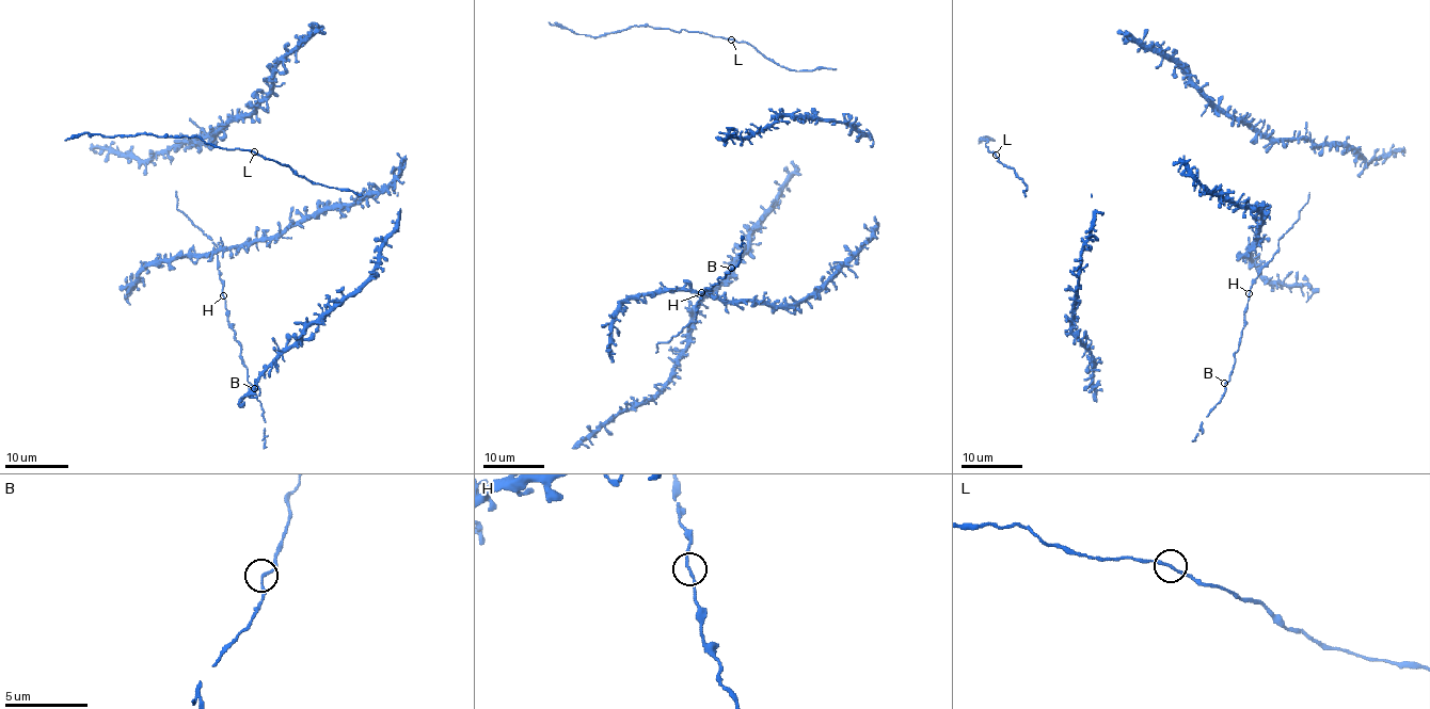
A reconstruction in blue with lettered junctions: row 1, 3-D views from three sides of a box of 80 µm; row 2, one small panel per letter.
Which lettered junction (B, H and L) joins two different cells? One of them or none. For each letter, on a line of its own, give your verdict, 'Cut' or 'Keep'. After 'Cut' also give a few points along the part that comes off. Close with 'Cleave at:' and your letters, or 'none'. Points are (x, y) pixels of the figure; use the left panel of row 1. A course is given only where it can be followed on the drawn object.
B: Keep
H: Keep
L: Keep
Cleave at: none

